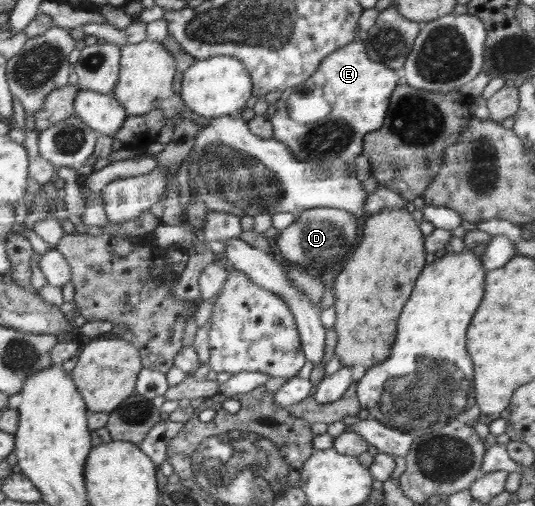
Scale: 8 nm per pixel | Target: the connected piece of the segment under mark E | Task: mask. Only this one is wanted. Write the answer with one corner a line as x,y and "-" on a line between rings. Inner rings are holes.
362,39
352,41
352,45
344,49
336,49
332,57
320,66
320,73
311,77
306,83
295,88
285,89
279,93
279,99
272,103
266,116
274,125
274,138
286,143
300,161
332,161
335,157
349,165
350,176
356,177
356,157
362,153
362,137
370,131
376,131
384,123
388,99
392,89
396,88
396,73
388,66
378,61
372,61
367,55
367,47
-
314,87
323,89
323,96
328,101
331,110
325,117
316,122
306,124
296,123
289,117
288,98
292,94
308,91
-
322,129
322,131
314,131

